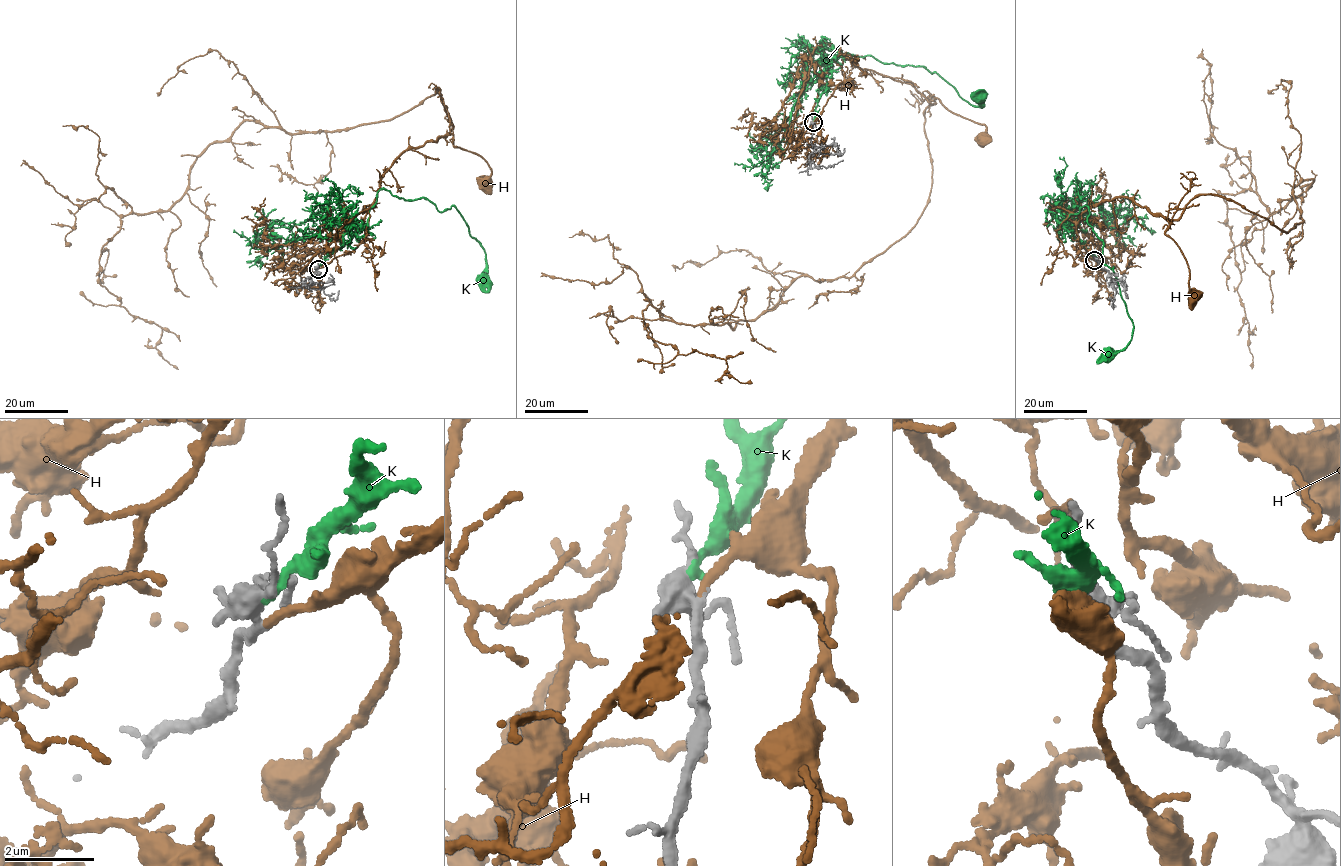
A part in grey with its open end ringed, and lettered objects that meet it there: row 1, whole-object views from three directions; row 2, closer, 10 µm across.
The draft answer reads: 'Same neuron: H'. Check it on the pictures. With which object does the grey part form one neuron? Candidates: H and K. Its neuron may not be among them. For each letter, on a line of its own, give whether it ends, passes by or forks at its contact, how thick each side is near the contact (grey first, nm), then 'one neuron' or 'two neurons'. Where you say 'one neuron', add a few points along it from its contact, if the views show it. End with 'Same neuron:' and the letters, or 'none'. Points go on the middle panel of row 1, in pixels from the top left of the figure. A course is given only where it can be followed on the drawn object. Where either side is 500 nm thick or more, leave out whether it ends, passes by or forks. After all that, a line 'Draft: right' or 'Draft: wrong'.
H: it ends | 320/190 nm | one neuron | via (813, 122), (843, 81), (844, 57), (908, 82), (928, 100), (937, 98), (949, 110), (985, 126), (984, 138)
K: it ends | 320/190 nm | two neurons
Same neuron: H
Draft: right

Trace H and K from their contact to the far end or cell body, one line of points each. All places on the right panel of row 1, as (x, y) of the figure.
H: (1094, 260), (1078, 251), (1078, 213), (1107, 200), (1129, 198), (1171, 220), (1165, 233), (1186, 260), (1192, 298)
K: (1094, 258), (1063, 224), (1086, 205), (1132, 323), (1130, 341), (1107, 354)

